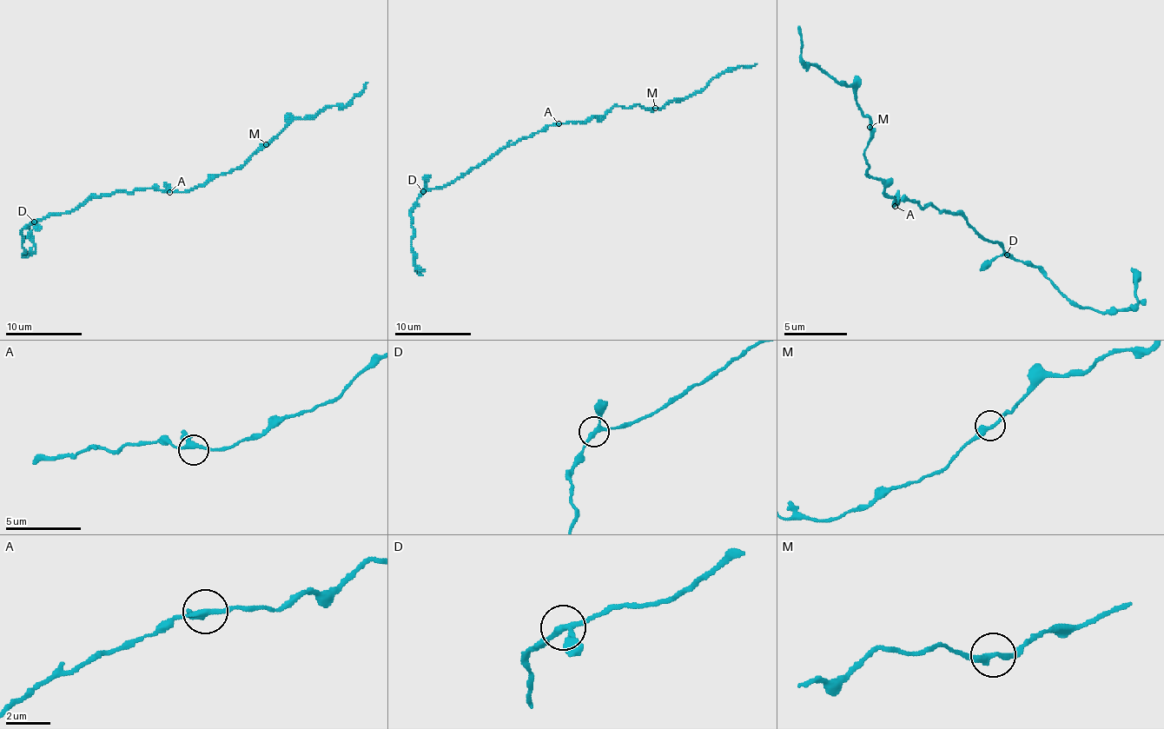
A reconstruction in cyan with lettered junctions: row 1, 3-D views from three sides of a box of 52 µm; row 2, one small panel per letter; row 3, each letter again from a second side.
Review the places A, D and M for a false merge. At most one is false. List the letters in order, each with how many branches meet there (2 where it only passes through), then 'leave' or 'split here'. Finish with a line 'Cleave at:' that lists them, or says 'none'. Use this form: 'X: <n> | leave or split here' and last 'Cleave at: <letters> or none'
A: 3 | leave
D: 3 | split here
M: 2 | leave
Cleave at: D

